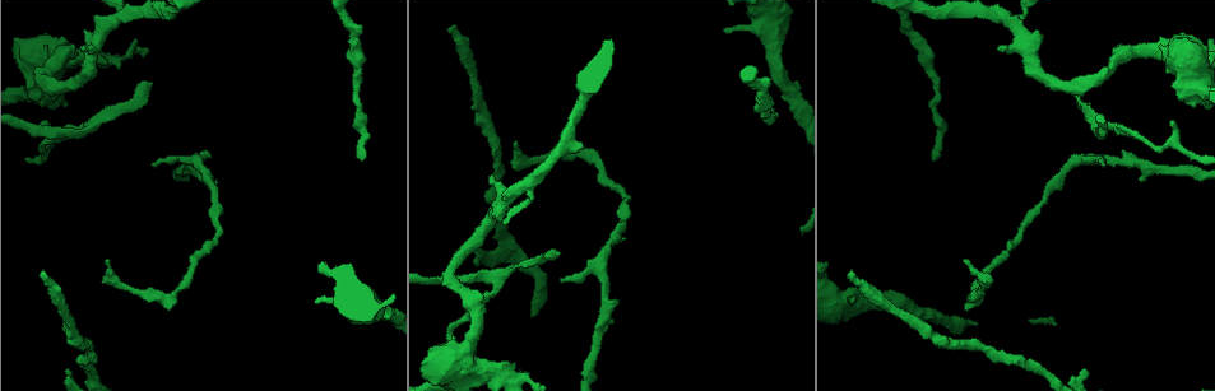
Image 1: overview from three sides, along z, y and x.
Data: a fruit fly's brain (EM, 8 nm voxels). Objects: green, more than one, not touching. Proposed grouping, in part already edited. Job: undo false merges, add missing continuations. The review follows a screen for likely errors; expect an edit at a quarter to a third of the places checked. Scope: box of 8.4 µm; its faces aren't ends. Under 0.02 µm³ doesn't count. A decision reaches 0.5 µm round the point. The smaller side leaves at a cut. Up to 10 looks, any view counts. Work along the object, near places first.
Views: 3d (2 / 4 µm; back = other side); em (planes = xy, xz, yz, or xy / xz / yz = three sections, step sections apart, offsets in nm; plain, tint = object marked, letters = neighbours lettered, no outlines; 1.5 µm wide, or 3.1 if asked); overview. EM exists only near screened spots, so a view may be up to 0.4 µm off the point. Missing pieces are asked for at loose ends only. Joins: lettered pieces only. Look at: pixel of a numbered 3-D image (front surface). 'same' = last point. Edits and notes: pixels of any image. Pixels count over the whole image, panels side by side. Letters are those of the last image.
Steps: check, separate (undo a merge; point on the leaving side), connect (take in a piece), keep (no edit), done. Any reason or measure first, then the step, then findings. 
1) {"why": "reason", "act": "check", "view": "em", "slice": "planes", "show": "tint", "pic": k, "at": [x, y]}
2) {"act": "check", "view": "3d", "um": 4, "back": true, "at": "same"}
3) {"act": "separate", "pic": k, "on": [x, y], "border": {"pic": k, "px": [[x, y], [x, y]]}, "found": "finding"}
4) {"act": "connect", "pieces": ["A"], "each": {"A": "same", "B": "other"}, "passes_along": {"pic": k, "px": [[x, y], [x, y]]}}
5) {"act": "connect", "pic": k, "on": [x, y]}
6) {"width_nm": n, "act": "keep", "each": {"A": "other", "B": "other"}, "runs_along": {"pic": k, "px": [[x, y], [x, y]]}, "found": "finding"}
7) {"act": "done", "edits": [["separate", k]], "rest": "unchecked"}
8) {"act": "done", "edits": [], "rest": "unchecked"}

{"why": "tapers out", "act": "check", "view": "em", "slice": "xz", "step": 4, "show": "letters", "pic": 1, "at": [560, 254]}

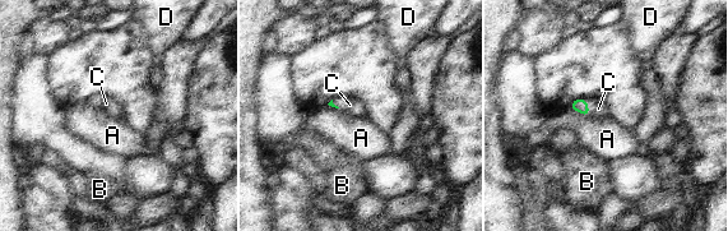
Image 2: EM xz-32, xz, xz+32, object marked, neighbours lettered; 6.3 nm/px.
{"act": "connect", "pieces": ["C"], "each": {"A": "other", "B": "other", "C": "same", "D": "other"}, "found": "it goes on there"}

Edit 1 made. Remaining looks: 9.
{"act": "check", "view": "em", "slice": "yz", "step": 8, "show": "tint", "pic": 1, "at": [560, 281]}

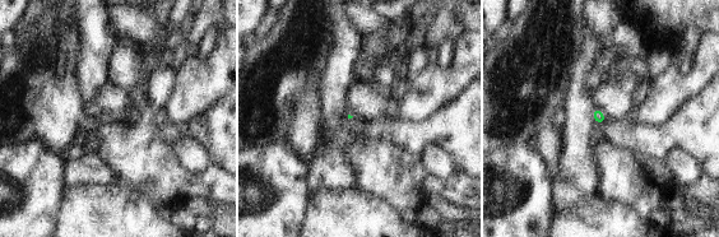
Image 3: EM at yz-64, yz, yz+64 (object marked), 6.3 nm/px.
{"why": "another direction", "act": "check", "view": "em", "slice": "planes", "show": "letters", "at": "same"}

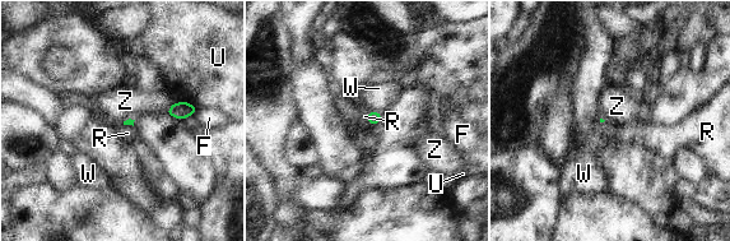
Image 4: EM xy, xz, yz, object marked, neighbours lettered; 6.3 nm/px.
{"act": "keep", "each": {"F": "other", "R": "other", "U": "other", "W": "other", "Z": "other"}, "border": {"pic": 4, "px": [[175, 102], [164, 112]]}, "found": "none of them fits"}

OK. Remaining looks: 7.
{"why": "free end", "act": "check", "view": "3d", "um": 4, "pic": 1, "at": [851, 270]}

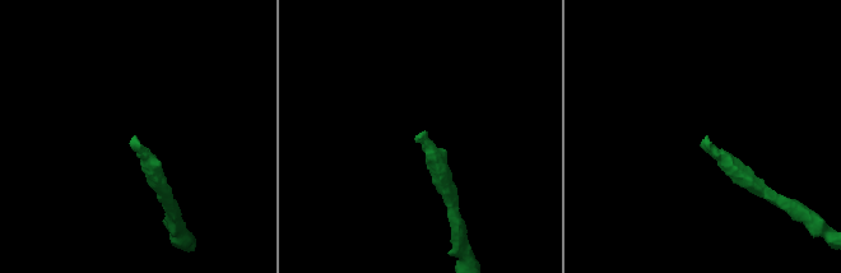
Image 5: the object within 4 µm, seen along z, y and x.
{"why": "need the tissue", "act": "check", "view": "em", "slice": "xz", "step": 4, "show": "tint", "pic": 5, "at": [418, 136]}

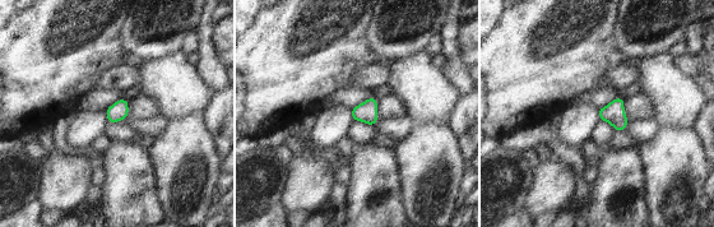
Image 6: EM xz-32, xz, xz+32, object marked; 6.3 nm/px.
{"act": "check", "view": "em", "slice": "planes", "show": "letters", "at": "same"}

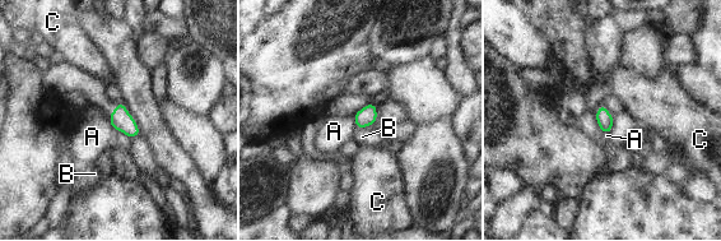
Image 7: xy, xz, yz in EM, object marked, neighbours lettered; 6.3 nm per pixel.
{"width_nm": 110, "act": "keep", "each": {"A": "other", "B": "other", "C": "other"}, "border": {"pic": 7, "px": [[108, 123], [116, 130]]}, "found": "none of them fits"}

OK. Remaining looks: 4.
{"why": "free end", "act": "check", "view": "em", "slice": "planes", "show": "letters", "pic": 1, "at": [998, 47]}

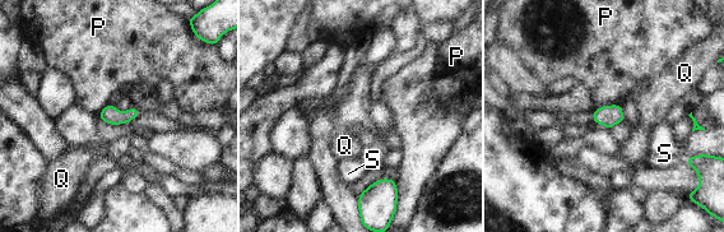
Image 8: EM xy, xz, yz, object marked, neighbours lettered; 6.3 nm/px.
{"longest_contact_nm": ["P", 100], "act": "keep", "each": {"P": "other", "Q": "other", "S": "other"}, "border": {"pic": 8, "px": [[107, 103], [97, 114]]}, "found": "no lettered piece goes on from it"}

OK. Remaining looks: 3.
{"act": "done", "edits": [["connect", 2]], "rest": "unchecked"}

